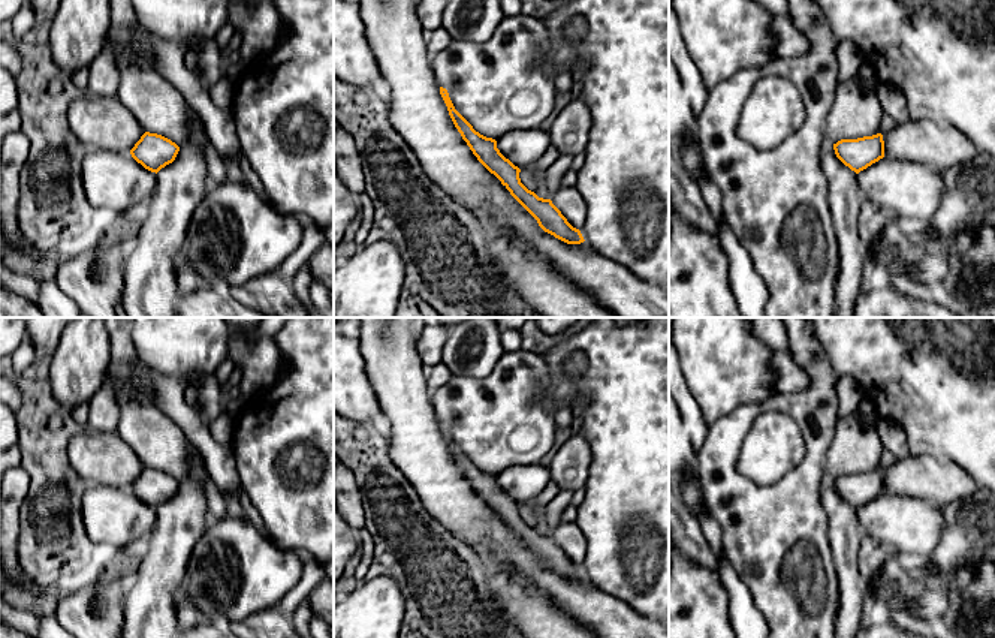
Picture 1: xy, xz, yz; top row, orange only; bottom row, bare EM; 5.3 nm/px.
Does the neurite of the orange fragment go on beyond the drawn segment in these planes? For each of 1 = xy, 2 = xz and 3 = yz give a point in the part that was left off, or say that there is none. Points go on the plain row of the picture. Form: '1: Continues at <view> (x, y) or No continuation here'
1: No continuation here
2: No continuation here
3: No continuation here

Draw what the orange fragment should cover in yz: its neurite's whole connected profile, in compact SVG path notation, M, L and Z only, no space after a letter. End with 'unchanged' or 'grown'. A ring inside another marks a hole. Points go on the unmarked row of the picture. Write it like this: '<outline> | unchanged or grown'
M883 470L863 472L857 475L841 475L833 479L836 493L859 509L884 493Z | unchanged

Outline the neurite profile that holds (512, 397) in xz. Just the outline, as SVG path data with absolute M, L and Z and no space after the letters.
M530 350L504 352L494 370L485 377L452 376L431 394L438 422L447 425L455 445L486 473L498 475L507 467L539 464L551 449L558 431L555 412L545 398L551 383L545 358ZM527 431L531 440L516 445L516 437Z

